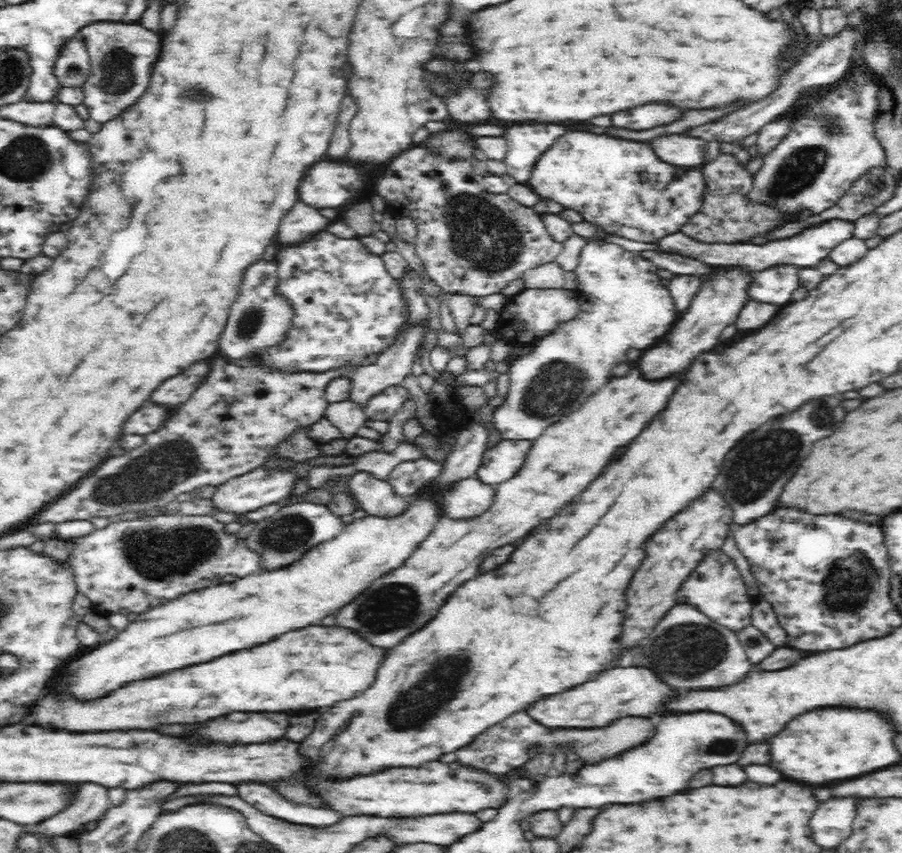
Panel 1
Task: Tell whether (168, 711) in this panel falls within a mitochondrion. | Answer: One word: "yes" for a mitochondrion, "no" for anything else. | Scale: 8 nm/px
yes

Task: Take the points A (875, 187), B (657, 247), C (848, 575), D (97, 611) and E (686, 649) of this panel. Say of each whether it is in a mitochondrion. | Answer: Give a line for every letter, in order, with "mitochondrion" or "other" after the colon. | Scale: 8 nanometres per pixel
A: mitochondrion
B: other
C: mitochondrion
D: other
E: mitochondrion

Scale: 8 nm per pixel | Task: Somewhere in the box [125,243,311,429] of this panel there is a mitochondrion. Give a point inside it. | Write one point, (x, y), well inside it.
(249, 322)

